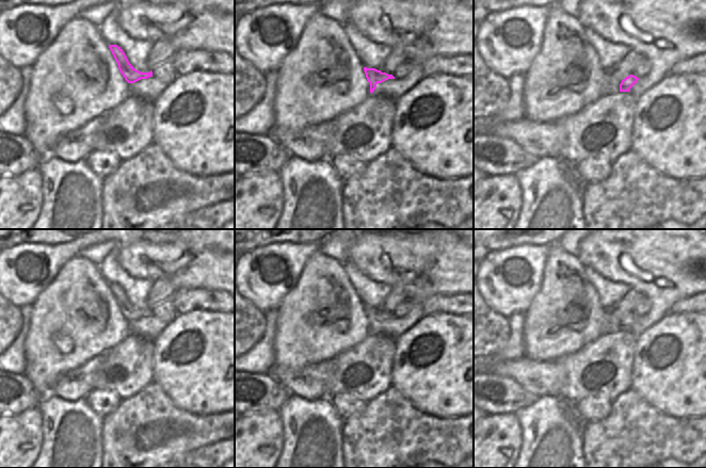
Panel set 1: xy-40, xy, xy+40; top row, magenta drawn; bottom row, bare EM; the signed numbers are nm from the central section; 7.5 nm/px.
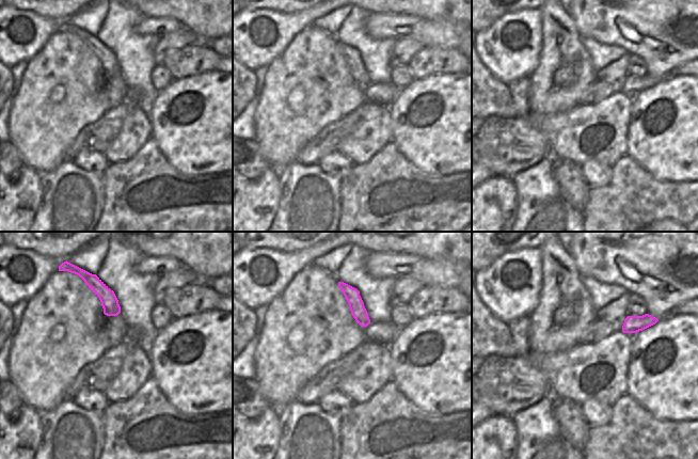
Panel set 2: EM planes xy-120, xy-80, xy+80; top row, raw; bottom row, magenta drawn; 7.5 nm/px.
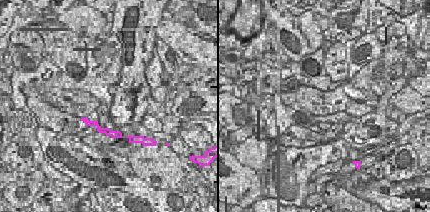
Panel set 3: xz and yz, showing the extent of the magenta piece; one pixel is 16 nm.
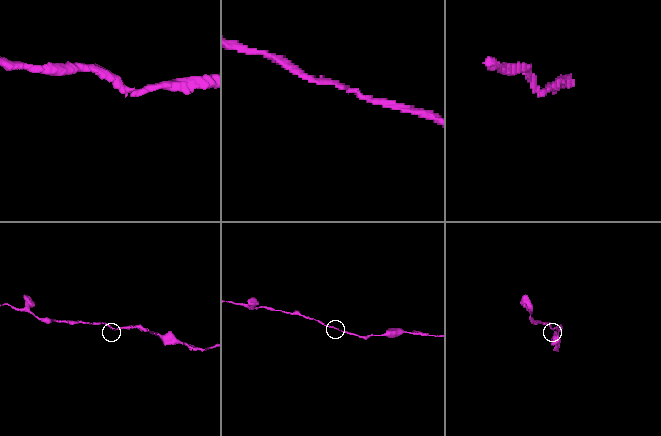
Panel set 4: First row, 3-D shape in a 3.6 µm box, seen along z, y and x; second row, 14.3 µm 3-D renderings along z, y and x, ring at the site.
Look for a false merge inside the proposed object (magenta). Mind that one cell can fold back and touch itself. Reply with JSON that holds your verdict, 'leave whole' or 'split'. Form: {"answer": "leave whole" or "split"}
{"answer": "leave whole"}

